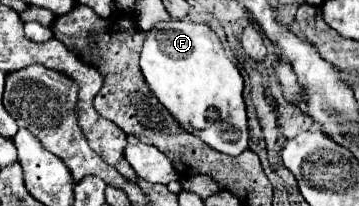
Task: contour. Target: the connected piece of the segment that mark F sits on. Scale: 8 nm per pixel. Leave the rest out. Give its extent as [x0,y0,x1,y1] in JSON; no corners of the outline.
[141,20,249,156]

